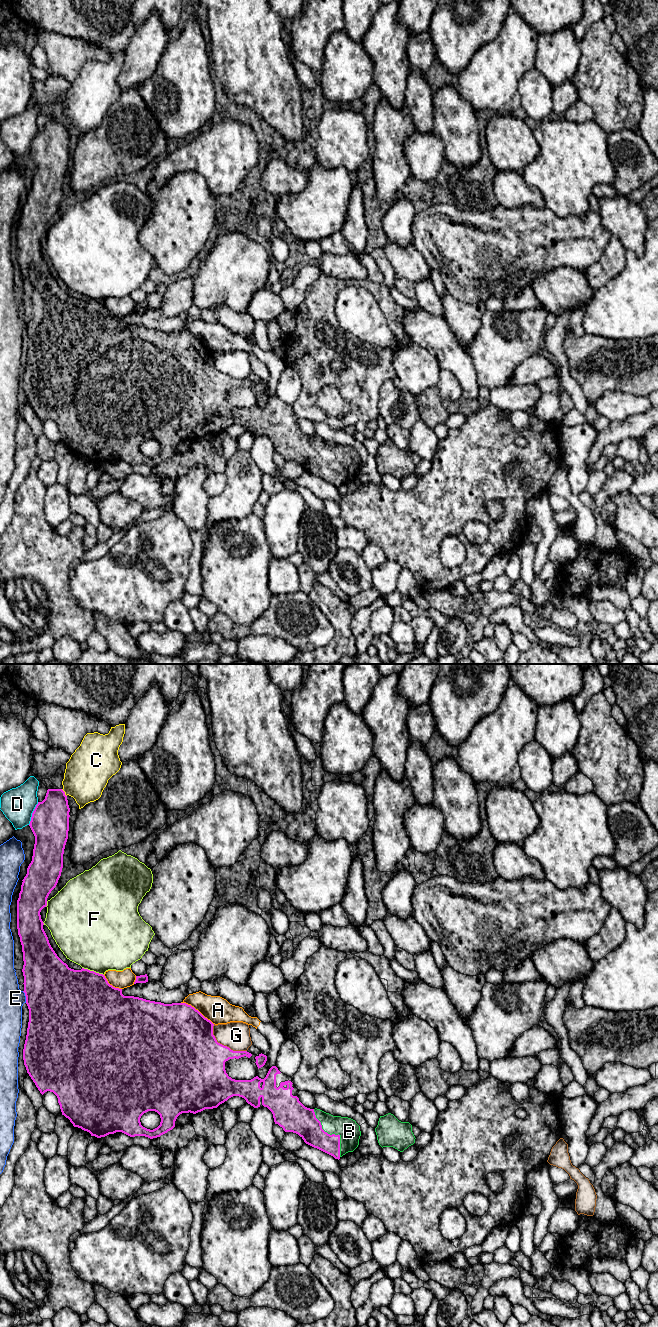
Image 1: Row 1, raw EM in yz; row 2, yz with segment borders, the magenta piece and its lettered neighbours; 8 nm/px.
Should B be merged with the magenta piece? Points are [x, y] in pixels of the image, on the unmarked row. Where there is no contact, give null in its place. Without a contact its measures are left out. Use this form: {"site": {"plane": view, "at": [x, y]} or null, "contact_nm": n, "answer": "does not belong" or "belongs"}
{"site": {"plane": "yz", "at": [332, 462]}, "contact_nm": 440, "answer": "belongs"}

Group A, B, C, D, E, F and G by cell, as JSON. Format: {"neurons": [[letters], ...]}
{"neurons": [["A"], ["B"], ["C"], ["D"], ["E"], ["F"], ["G"]]}

